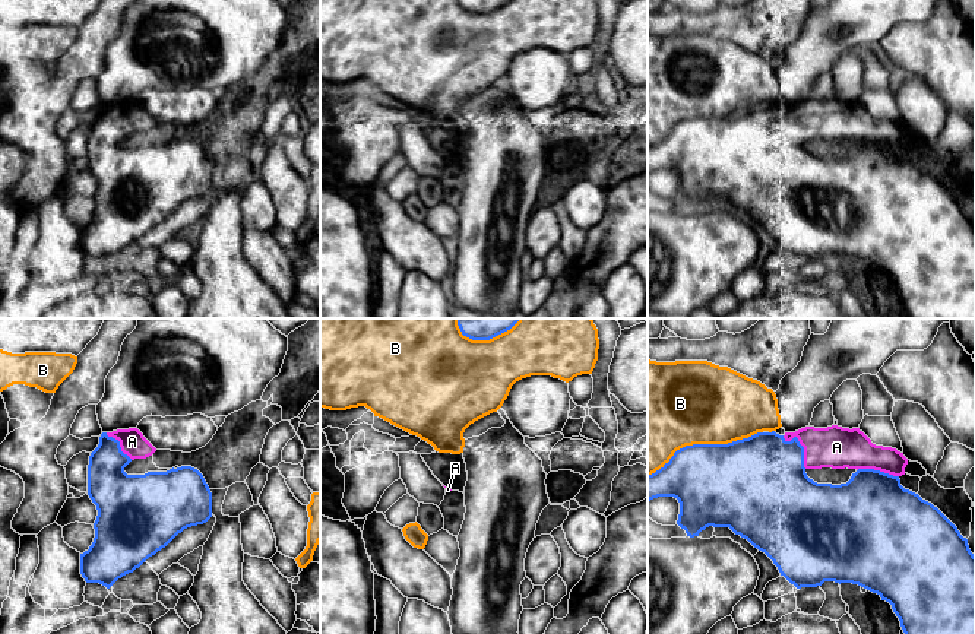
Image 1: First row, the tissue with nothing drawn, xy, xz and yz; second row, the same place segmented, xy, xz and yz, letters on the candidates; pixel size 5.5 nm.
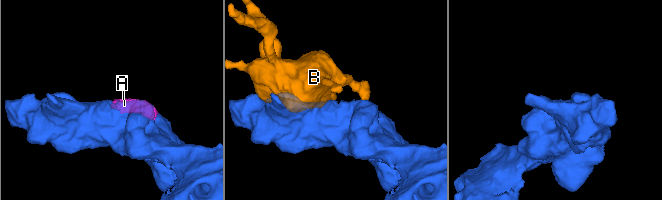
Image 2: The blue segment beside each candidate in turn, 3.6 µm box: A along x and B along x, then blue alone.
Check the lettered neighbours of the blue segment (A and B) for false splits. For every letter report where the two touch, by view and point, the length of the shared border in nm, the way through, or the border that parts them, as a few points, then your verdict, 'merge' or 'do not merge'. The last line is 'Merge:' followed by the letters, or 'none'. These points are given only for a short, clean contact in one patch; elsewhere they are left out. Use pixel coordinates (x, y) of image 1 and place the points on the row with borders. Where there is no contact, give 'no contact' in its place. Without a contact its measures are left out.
A: yz (801, 446) | 220 nm | merge
B: yz (703, 444) | 700 nm | do not merge
Merge: A

